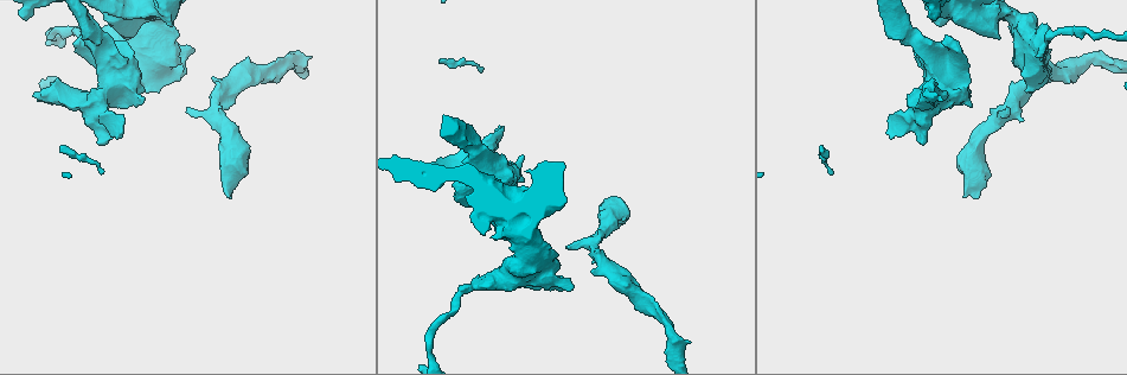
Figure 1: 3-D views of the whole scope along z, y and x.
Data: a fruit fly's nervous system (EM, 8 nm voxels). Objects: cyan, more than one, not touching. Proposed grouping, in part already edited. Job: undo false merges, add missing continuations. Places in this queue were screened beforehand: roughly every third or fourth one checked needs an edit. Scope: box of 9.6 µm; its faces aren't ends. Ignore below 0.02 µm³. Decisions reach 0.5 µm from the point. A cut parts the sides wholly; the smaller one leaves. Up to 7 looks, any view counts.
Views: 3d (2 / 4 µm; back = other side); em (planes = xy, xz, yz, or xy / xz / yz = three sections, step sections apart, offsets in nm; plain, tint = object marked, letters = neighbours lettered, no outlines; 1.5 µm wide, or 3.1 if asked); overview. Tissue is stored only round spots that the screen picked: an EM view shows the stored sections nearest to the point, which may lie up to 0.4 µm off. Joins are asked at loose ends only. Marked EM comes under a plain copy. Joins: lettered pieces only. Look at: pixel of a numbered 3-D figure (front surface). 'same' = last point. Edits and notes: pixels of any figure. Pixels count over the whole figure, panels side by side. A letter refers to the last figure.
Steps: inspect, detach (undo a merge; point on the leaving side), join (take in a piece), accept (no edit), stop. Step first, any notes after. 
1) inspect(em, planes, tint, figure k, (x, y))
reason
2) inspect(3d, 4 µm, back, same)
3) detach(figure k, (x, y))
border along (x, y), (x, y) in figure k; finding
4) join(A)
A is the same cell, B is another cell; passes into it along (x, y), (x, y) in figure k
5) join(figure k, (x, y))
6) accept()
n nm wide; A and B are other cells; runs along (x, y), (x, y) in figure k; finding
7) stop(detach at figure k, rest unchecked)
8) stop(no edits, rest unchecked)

inspect(3d, 4 µm, figure 1, (1046, 38))
sudden change in width

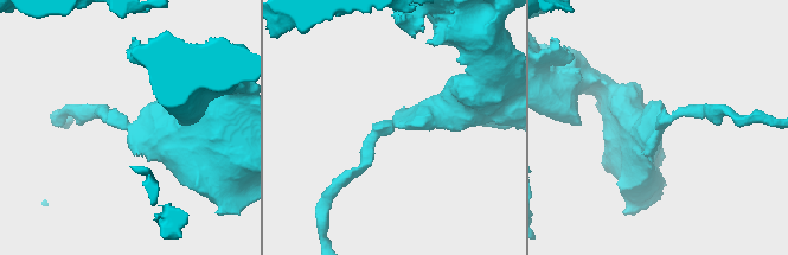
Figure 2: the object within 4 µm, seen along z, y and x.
inspect(em, planes, tint, figure 2, (125, 126))
arms of 170, 420 nm

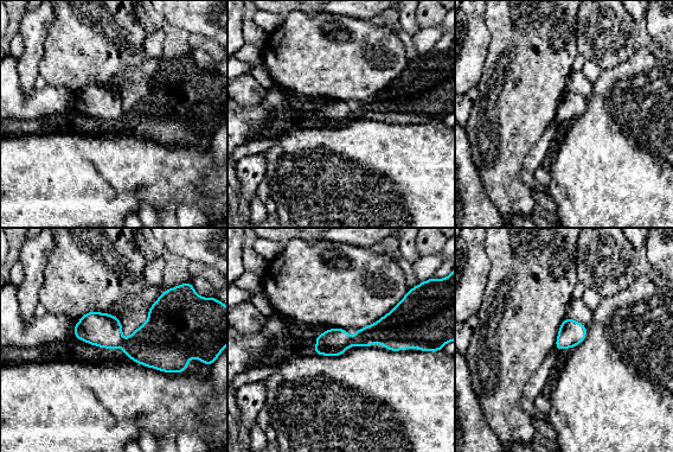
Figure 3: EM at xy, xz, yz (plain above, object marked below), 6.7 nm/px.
inspect(em, planes, letters, same)
see the neighbours

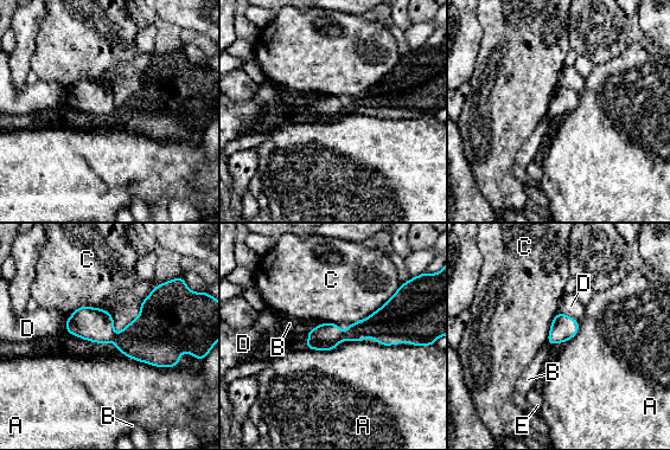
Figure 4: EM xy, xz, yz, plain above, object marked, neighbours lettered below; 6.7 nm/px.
detach(figure 4, (326, 336))
A, B, C, D and E are other cells; two neurons meet here

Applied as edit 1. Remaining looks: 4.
inspect(overview)
redraw

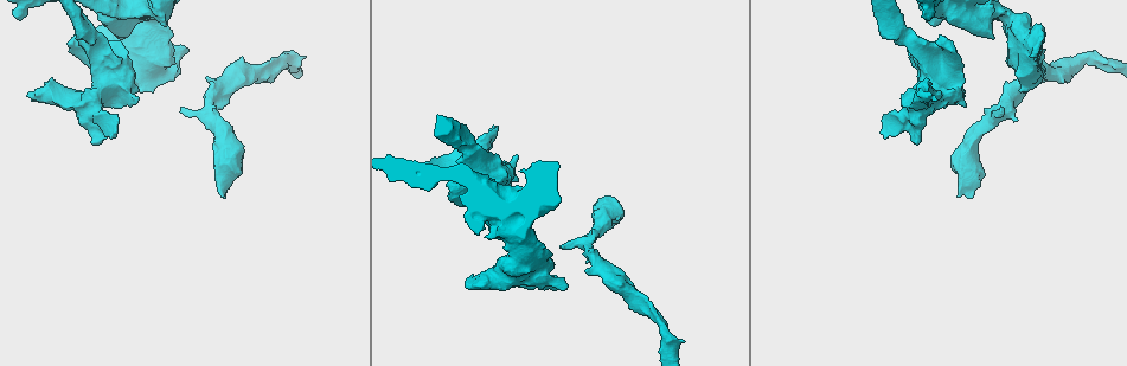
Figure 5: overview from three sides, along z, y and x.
inspect(3d, 4 µm, figure 5, (966, 107))
branch stops here

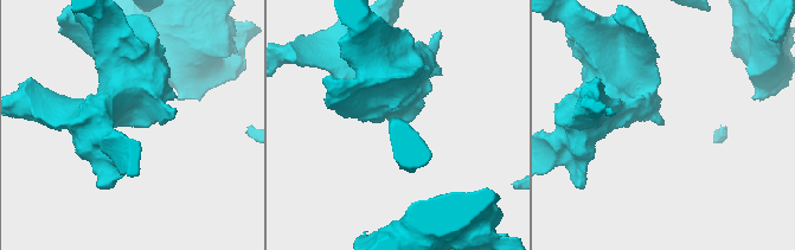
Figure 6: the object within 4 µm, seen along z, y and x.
inspect(em, xz, step 8, letters, figure 6, (664, 124))

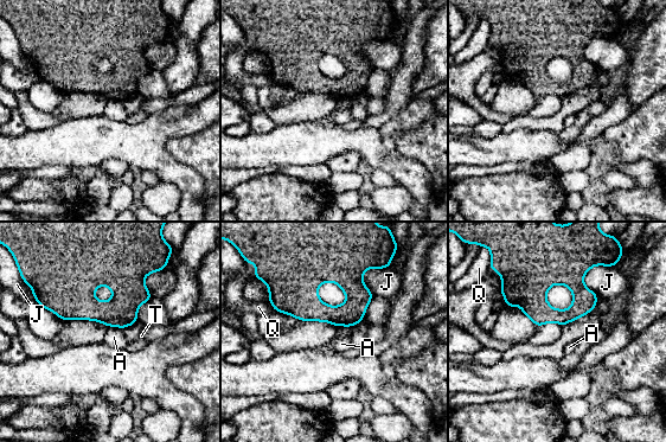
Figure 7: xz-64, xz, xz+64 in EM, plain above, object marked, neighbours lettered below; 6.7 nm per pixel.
inspect(em, planes, letters, same)

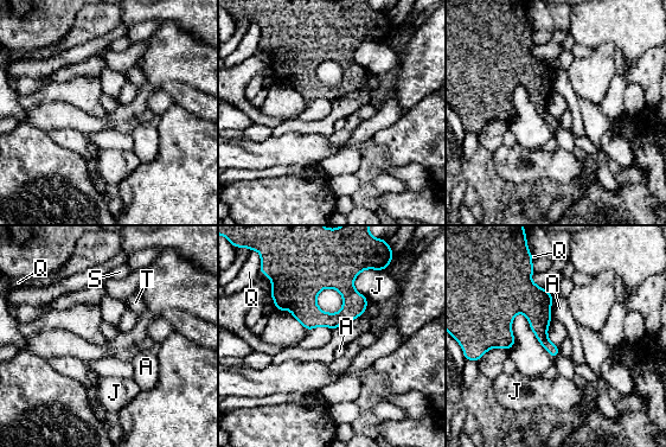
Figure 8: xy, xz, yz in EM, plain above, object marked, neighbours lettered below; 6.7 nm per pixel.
accept()
A, J, Q, S and T are other cells; no lettered piece goes on from it

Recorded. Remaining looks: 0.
stop(detach at figure 4, rest unchecked)

